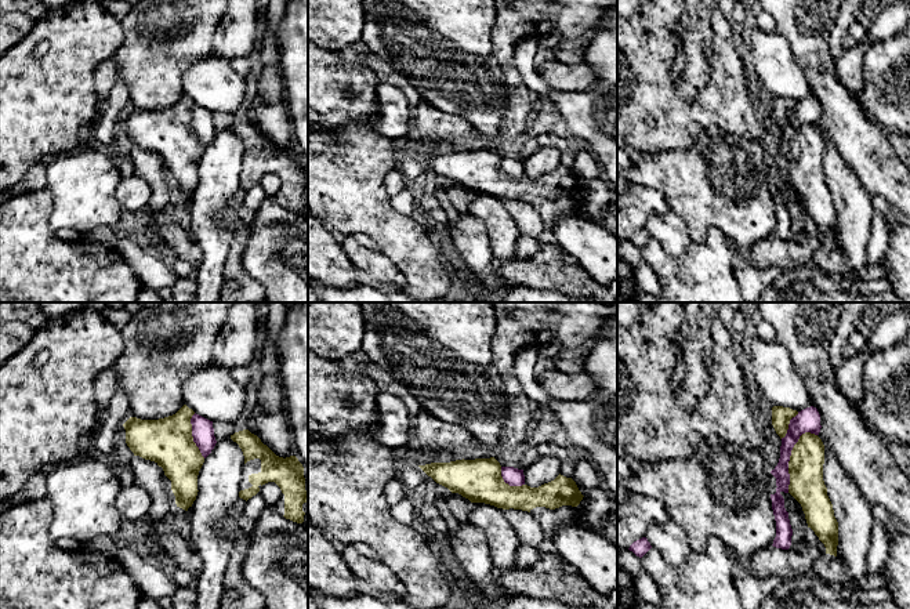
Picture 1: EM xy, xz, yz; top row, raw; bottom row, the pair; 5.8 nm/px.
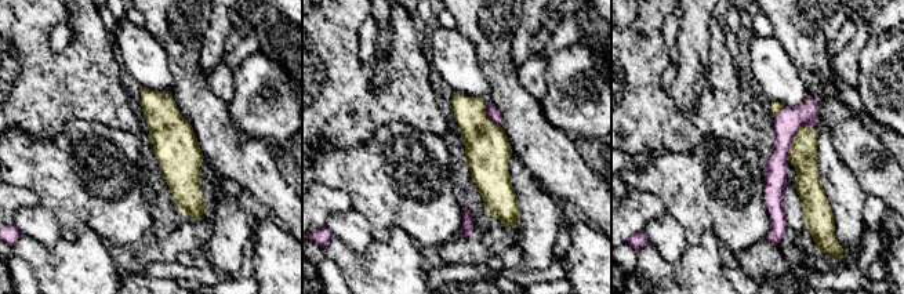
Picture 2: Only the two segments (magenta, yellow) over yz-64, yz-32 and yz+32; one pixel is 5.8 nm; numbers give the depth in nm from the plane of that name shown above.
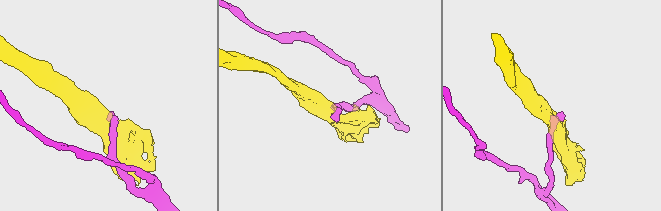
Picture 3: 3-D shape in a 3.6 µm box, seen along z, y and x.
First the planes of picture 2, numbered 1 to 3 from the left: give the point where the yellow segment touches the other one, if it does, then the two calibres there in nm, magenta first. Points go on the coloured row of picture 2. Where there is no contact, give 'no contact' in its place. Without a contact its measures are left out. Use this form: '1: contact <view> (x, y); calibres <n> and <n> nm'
1: no contact
2: contact yz-32 (487, 116); calibres 80 and 260 nm
3: contact yz+32 (792, 138); calibres 150 and 160 nm

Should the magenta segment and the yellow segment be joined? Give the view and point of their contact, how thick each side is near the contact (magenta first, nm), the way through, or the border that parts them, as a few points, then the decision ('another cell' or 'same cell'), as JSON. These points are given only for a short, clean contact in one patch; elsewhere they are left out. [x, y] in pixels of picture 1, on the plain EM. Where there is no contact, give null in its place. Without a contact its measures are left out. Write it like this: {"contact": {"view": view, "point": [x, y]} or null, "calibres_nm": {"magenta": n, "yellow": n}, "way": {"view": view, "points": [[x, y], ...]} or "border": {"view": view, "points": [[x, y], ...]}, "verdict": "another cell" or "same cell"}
{"contact": {"view": "yz", "point": [789, 148]}, "calibres_nm": {"magenta": 140, "yellow": 200}, "verdict": "another cell"}

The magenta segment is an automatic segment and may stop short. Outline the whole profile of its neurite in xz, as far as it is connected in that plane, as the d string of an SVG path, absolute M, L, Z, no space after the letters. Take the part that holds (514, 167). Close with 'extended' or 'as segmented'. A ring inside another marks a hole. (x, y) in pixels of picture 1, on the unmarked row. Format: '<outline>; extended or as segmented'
M501 157L501 167L505 174L510 177L522 177L525 175L523 160L518 160L514 157Z; as segmented

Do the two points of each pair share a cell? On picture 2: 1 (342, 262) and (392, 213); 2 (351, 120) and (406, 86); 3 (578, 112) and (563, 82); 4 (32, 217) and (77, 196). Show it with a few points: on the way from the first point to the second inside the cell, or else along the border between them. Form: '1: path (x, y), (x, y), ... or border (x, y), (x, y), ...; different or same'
1: border (406, 232), (394, 227), (384, 242), (374, 240); different
2: path (365, 111), (384, 106), (392, 100); same
3: path (578, 105), (578, 97), (570, 89); same
4: border (40, 203), (54, 216), (62, 236); different

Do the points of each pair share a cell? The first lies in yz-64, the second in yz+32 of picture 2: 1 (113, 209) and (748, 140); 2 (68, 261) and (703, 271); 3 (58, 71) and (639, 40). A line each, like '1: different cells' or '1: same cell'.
1: different cells
2: same cell
3: same cell

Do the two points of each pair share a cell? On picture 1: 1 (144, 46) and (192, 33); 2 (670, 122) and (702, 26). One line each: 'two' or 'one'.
1: one
2: two

